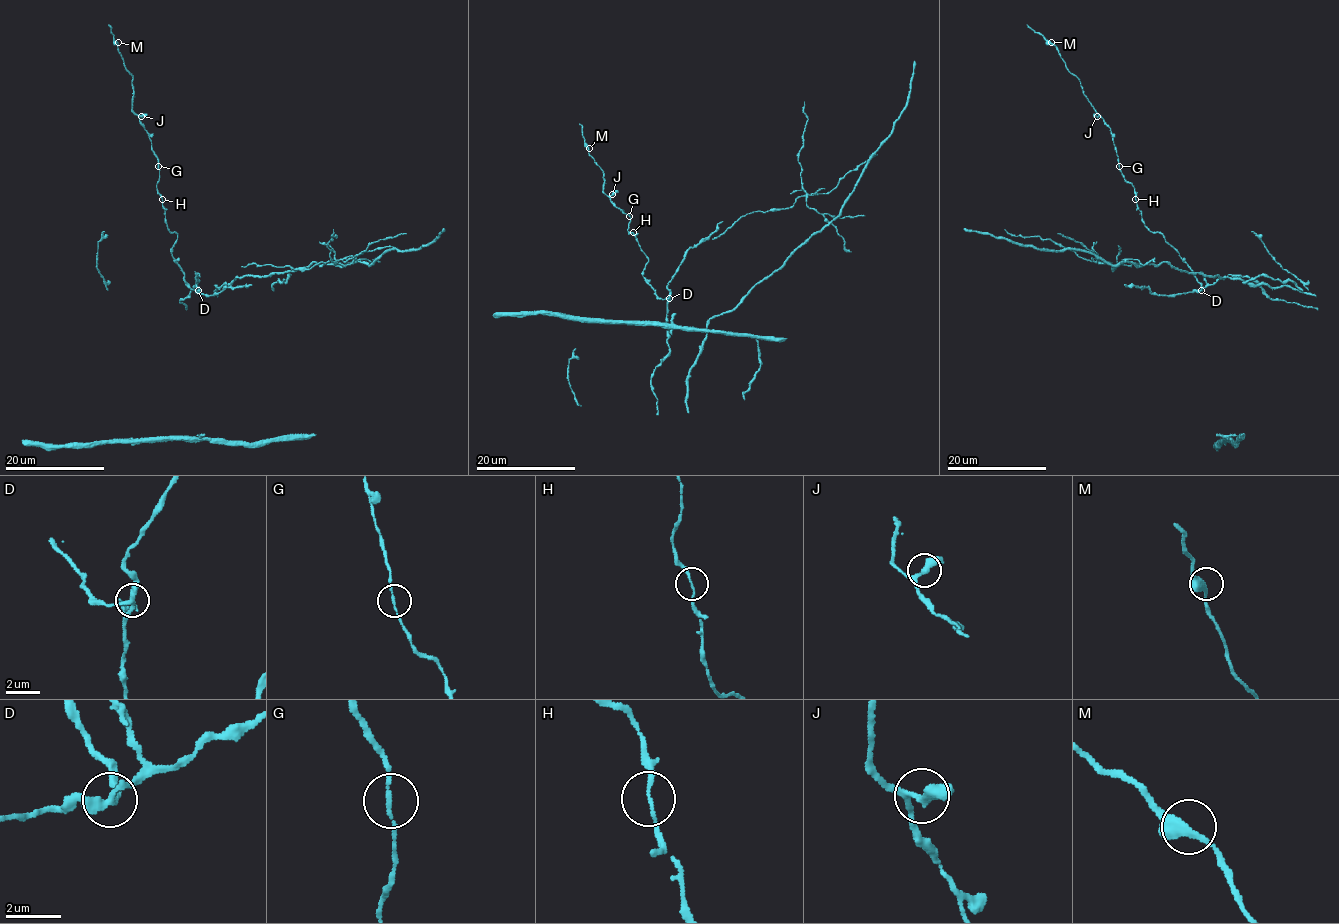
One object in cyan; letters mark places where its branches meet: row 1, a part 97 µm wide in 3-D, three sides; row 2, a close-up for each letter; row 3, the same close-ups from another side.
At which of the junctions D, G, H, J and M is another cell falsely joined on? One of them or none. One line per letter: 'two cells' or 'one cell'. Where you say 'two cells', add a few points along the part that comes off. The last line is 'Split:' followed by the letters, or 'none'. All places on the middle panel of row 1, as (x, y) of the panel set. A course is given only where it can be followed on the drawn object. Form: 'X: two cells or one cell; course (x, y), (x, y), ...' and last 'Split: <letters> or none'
D: two cells
G: one cell
H: one cell
J: one cell
M: one cell
Split: D

